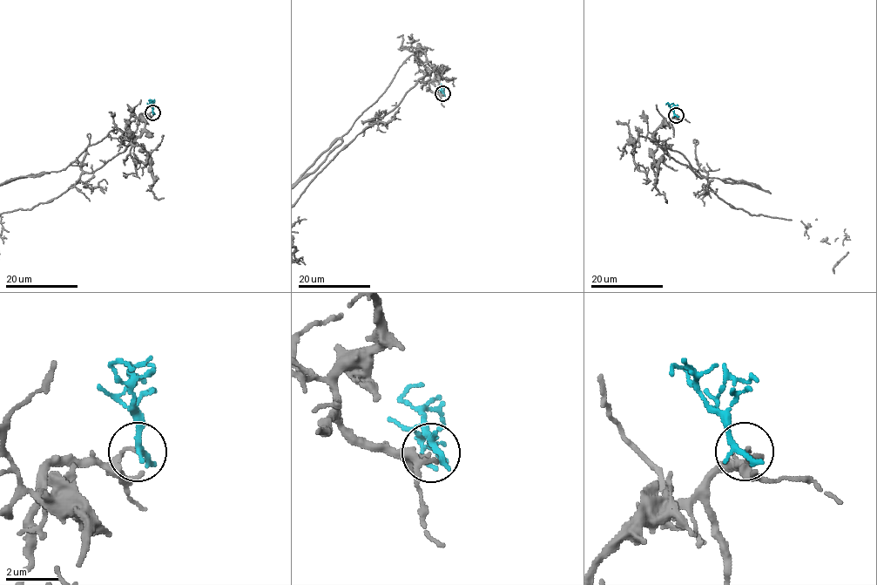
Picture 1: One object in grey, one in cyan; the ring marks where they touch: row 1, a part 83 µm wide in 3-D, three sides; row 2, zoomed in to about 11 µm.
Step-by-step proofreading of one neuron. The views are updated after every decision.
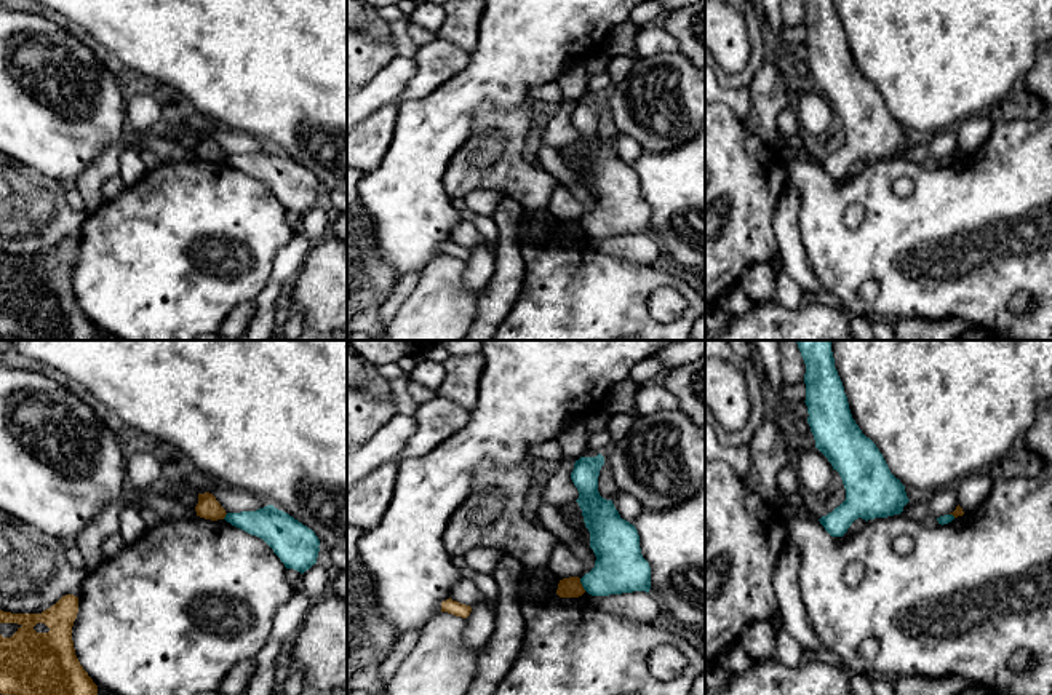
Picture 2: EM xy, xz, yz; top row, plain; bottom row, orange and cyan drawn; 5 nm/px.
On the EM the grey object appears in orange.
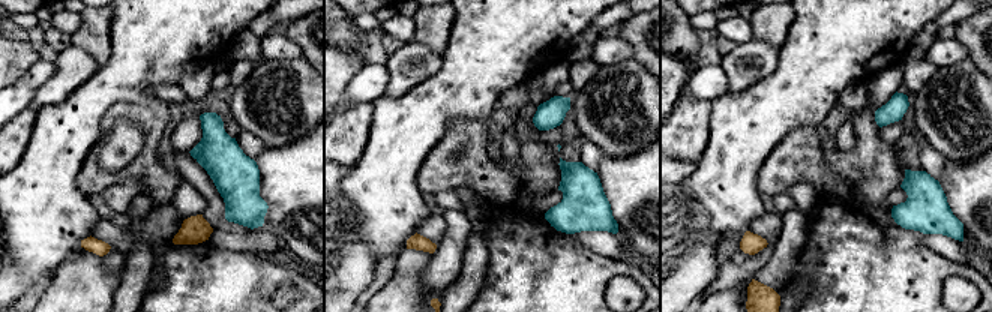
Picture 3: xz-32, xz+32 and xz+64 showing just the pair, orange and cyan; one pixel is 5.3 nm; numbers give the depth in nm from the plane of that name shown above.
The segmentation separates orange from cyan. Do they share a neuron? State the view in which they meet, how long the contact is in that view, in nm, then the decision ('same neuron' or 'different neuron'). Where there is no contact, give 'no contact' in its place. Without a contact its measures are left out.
contact in xz; length 70 nm; different neuron

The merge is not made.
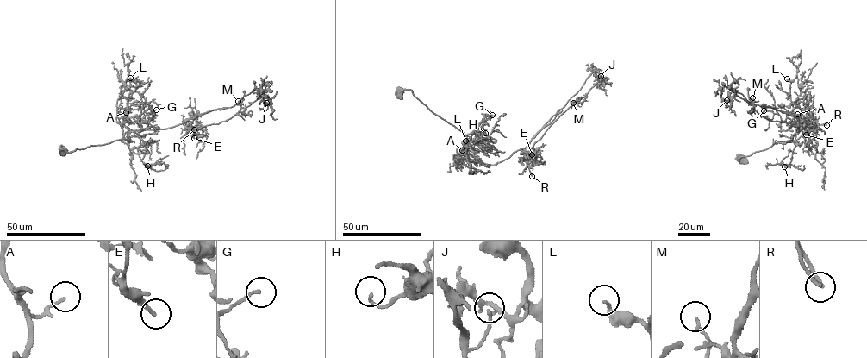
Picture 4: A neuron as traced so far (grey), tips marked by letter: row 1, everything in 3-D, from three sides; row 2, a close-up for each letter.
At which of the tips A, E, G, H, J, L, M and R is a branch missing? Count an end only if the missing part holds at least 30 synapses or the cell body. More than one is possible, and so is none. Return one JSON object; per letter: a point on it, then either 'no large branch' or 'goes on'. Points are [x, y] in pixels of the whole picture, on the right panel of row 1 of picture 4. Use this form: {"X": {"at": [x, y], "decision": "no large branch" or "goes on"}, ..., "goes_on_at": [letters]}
{"A": {"at": [797, 114], "decision": "no large branch"}, "E": {"at": [806, 135], "decision": "goes on"}, "G": {"at": [764, 110], "decision": "no large branch"}, "H": {"at": [784, 166], "decision": "no large branch"}, "J": {"at": [726, 100], "decision": "no large branch"}, "L": {"at": [787, 78], "decision": "no large branch"}, "M": {"at": [752, 97], "decision": "no large branch"}, "R": {"at": [826, 125], "decision": "goes on"}, "goes_on_at": ["E", "R"]}

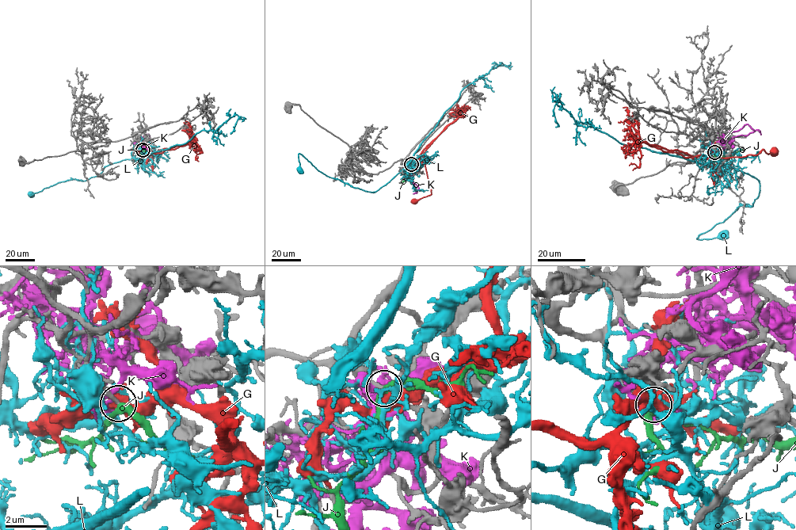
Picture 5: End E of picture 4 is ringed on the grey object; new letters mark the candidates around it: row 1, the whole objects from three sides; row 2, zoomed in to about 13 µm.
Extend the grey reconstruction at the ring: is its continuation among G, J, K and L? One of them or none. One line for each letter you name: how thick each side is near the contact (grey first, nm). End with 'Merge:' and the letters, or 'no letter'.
J: 240 nm thick on the grey side, 280 nm on the other
Merge: J

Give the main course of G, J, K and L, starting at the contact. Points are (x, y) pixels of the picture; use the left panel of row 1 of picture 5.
G: (142, 150), (150, 153), (171, 149), (154, 154), (159, 154), (161, 151), (144, 151)
J: (142, 150), (139, 153), (133, 149)
K: (142, 149), (139, 144), (143, 144), (142, 142), (147, 138), (143, 140)
L: (141, 149), (134, 151), (131, 159), (109, 164), (97, 176), (84, 181), (57, 182), (30, 194)

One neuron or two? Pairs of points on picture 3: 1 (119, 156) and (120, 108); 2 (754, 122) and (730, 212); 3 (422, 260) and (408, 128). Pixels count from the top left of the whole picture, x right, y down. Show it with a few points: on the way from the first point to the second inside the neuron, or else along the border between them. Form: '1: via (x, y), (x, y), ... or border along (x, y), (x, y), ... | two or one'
1: border along (144, 129), (120, 119), (101, 149) | two
2: via (739, 144), (730, 164), (730, 189) | one
3: border along (405, 248), (395, 258) | two

